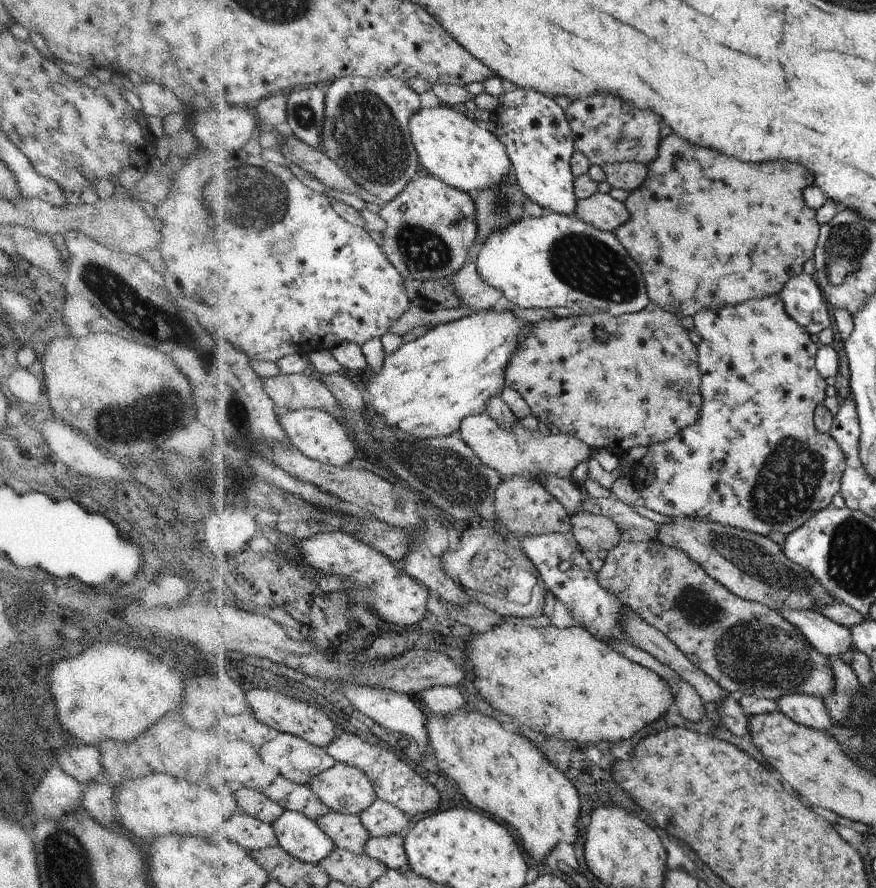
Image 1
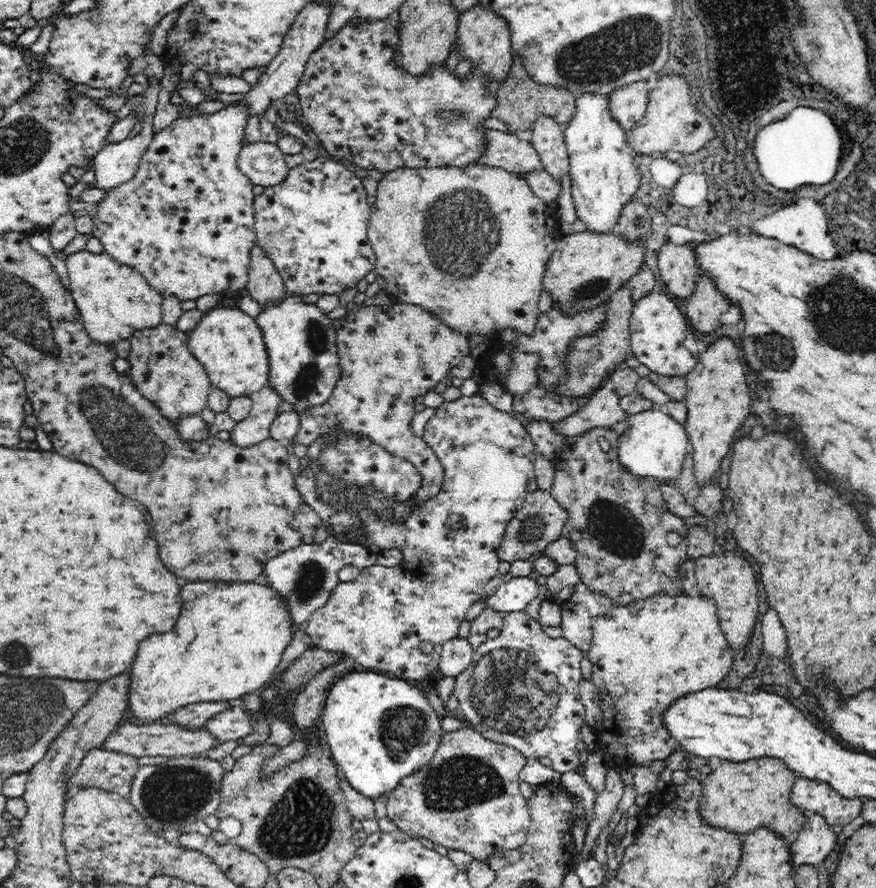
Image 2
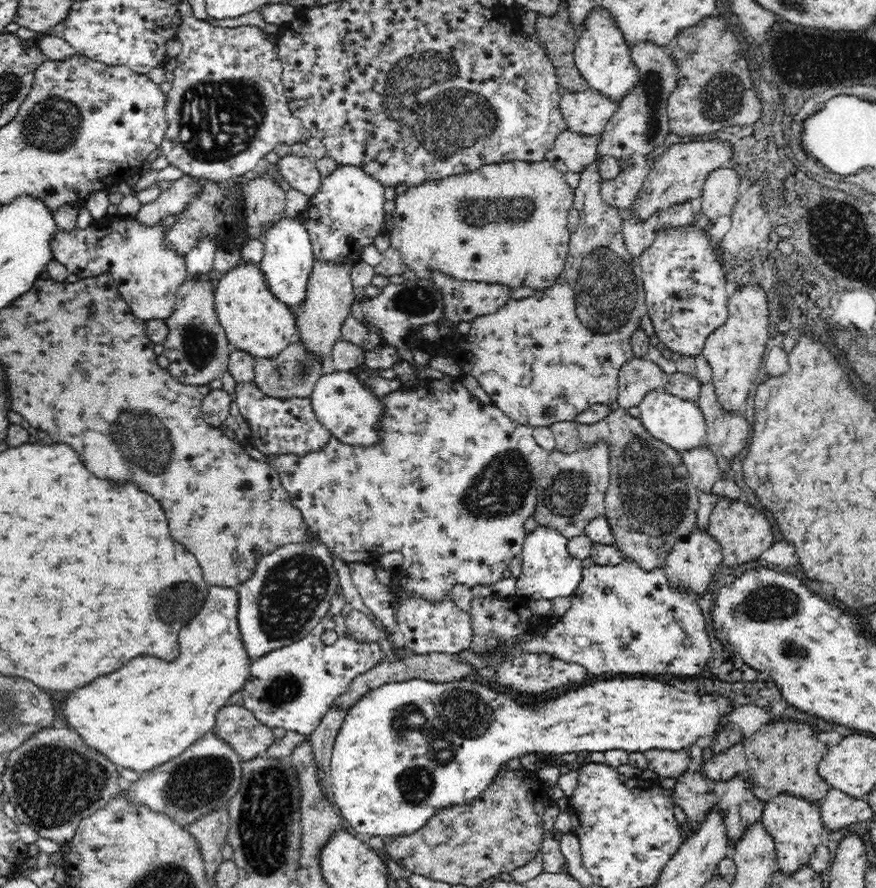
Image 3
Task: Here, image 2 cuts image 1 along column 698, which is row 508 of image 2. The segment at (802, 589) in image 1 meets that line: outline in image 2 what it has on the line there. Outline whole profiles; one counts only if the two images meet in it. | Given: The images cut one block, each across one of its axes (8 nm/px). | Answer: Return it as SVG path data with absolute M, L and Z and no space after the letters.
M536 489L527 493L518 512L511 517L506 524L506 530L502 536L502 542L496 550L496 556L500 562L514 562L514 560L526 560L532 554L544 553L549 542L558 540L562 526L567 522L567 512L562 505L552 497L550 490Z

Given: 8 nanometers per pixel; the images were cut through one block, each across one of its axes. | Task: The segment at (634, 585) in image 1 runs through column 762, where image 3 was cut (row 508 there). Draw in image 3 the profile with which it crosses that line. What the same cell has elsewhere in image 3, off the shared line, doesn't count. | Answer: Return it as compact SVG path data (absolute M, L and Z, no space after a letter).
M618 407L611 410L606 418L594 424L578 423L579 444L581 448L594 448L598 442L606 442L610 459L610 480L604 498L604 516L610 523L614 545L622 551L623 558L632 559L647 571L664 566L666 557L672 552L678 539L692 534L696 526L696 512L699 507L699 490L690 481L690 473L682 462L680 452L654 439L643 426L639 417L634 417L628 410Z

